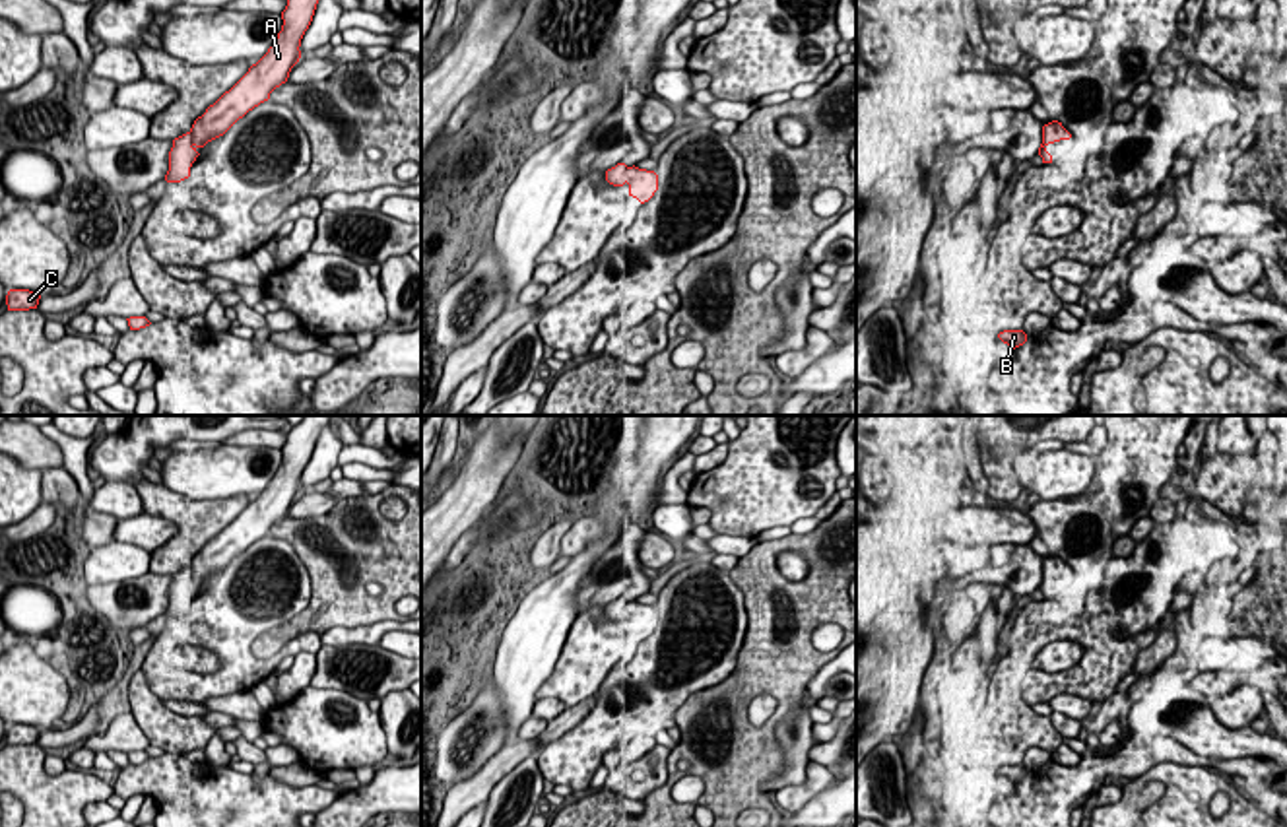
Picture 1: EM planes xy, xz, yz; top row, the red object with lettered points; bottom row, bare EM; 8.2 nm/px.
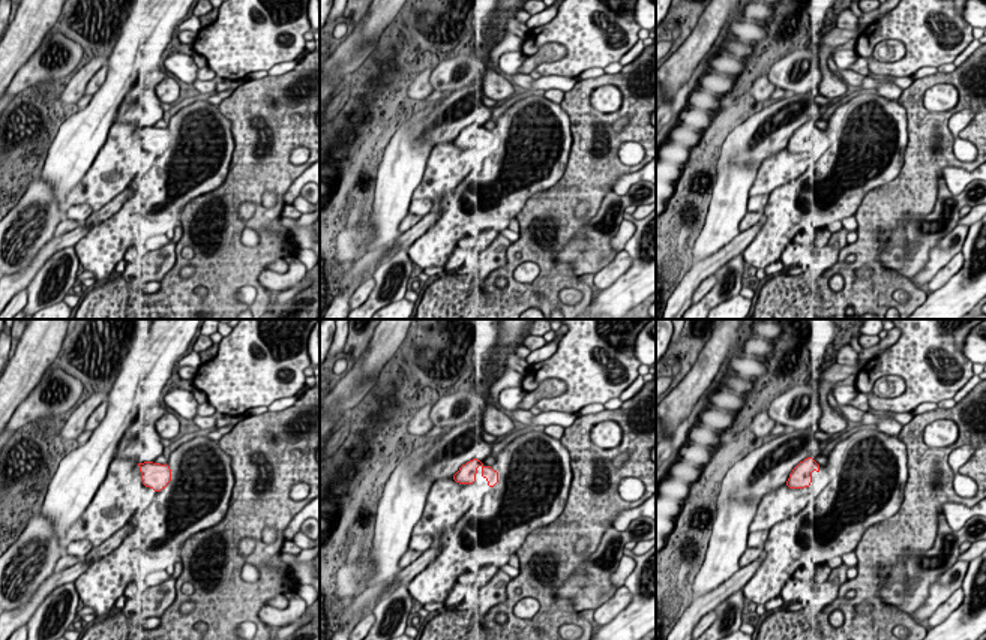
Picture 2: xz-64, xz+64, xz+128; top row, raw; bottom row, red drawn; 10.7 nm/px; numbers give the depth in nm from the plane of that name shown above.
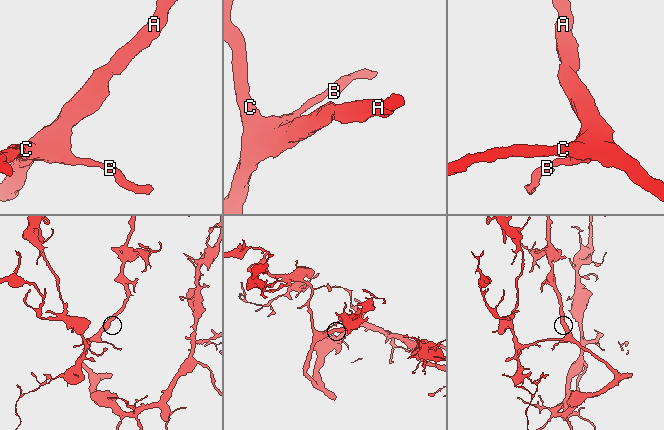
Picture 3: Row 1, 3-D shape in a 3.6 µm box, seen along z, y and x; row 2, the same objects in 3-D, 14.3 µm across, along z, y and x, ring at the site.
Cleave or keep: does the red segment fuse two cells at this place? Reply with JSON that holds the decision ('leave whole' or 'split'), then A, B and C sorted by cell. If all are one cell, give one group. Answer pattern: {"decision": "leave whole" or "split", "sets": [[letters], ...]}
{"decision": "leave whole", "sets": [["A", "B", "C"]]}

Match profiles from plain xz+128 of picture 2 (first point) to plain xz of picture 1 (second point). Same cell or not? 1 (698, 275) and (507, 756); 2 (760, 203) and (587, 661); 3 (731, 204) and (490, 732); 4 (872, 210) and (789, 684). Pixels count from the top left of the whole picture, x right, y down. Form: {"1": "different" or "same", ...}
{"1": "same", "2": "different", "3": "different", "4": "same"}

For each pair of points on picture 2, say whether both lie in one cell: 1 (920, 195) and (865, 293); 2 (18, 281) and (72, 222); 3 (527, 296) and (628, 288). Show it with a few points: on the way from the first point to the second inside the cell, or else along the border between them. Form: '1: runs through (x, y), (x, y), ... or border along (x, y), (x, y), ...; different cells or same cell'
1: runs through (893, 210), (874, 230), (875, 266); same cell
2: runs through (33, 267), (62, 237); same cell
3: border along (596, 291), (590, 303); different cells

